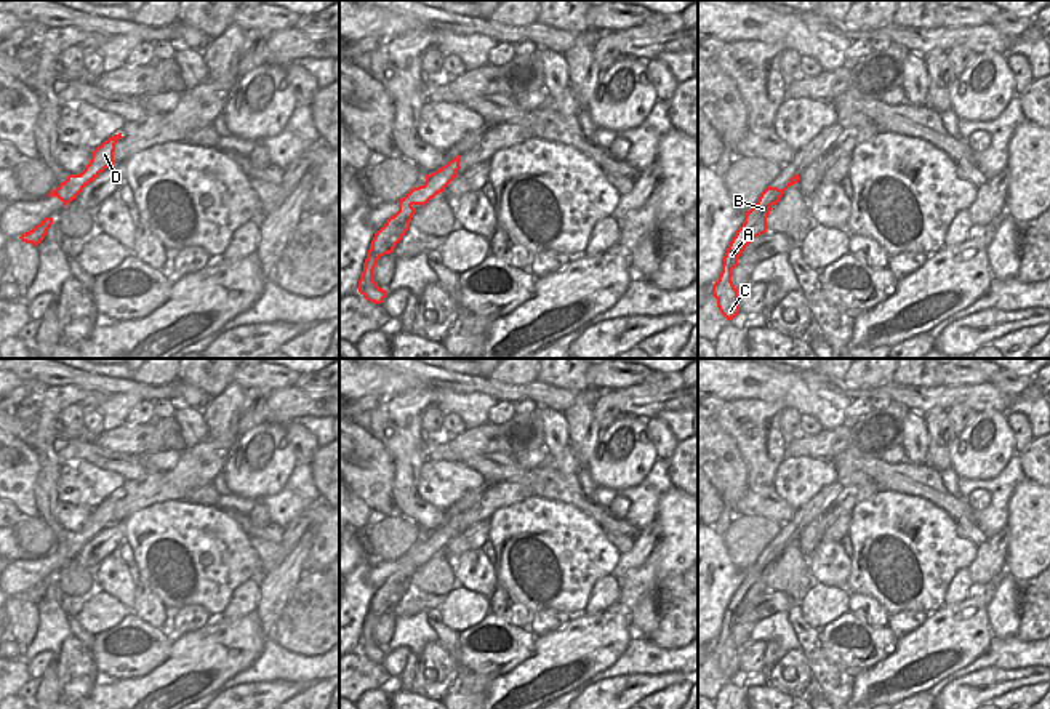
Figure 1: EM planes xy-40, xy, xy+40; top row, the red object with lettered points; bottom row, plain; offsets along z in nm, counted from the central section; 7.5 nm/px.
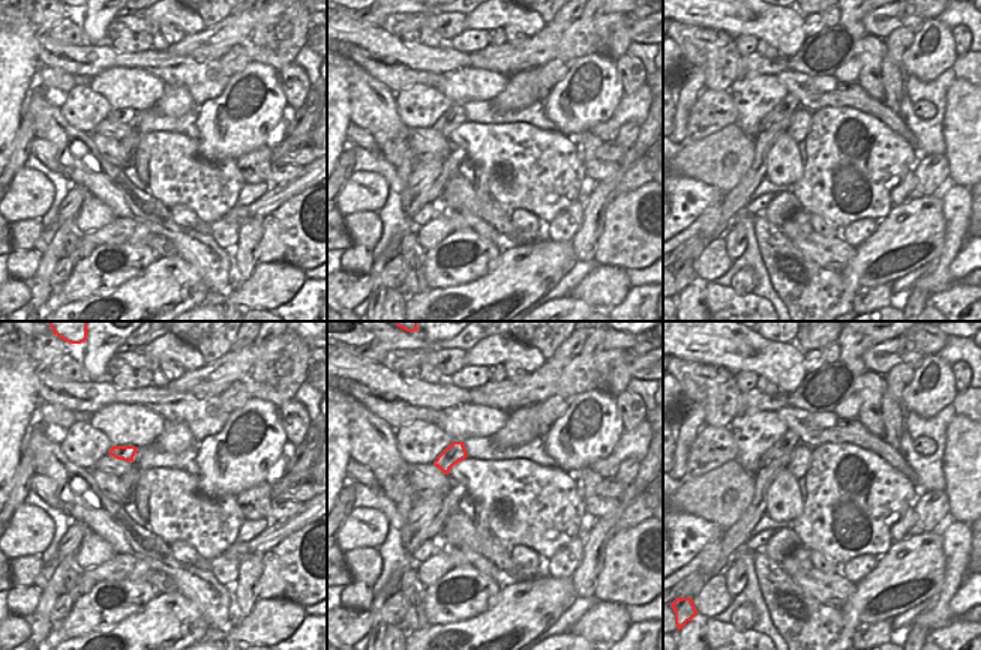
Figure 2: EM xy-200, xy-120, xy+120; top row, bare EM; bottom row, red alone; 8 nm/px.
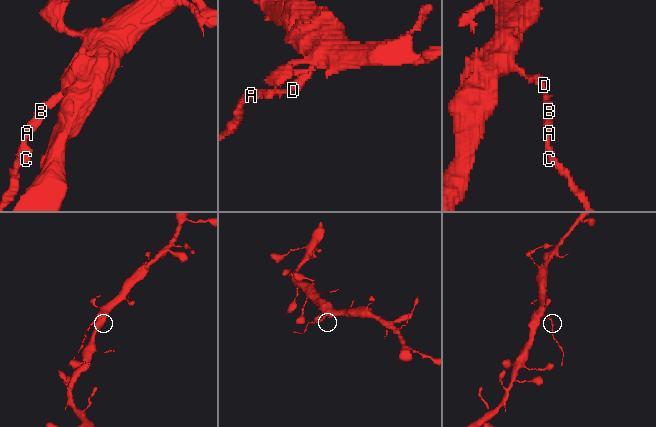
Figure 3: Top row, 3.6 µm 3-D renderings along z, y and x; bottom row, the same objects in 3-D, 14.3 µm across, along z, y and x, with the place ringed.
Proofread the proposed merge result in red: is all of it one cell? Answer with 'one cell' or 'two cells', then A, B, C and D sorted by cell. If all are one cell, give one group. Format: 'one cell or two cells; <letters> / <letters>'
two cells; A B C / D

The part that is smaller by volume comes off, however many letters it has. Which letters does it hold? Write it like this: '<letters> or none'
A, B, C.

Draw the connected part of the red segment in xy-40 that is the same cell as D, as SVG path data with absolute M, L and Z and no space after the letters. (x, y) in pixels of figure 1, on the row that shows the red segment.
M122 133L114 134L101 146L98 146L91 152L91 160L85 166L82 173L86 173L90 178L98 178L106 168L114 166L114 150L118 139L122 139Z

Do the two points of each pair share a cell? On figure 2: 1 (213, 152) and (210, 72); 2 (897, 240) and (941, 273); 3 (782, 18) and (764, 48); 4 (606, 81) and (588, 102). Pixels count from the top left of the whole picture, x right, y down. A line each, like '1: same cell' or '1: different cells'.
1: different cells
2: different cells
3: different cells
4: same cell

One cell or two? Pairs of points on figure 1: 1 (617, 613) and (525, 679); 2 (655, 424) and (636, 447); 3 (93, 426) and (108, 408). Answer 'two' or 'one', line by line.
1: one
2: two
3: two

